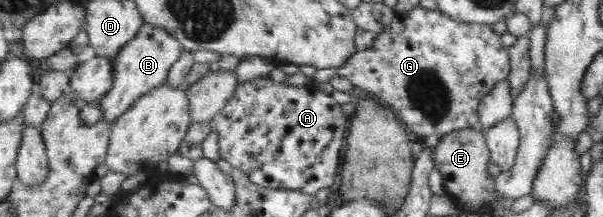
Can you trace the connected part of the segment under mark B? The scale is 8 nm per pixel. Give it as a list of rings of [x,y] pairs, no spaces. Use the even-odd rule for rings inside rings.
[[[144,22],[140,32],[124,45],[115,58],[113,89],[100,102],[102,120],[113,125],[115,120],[124,116],[147,93],[164,85],[169,78],[169,71],[184,53],[181,42],[169,30]]]

